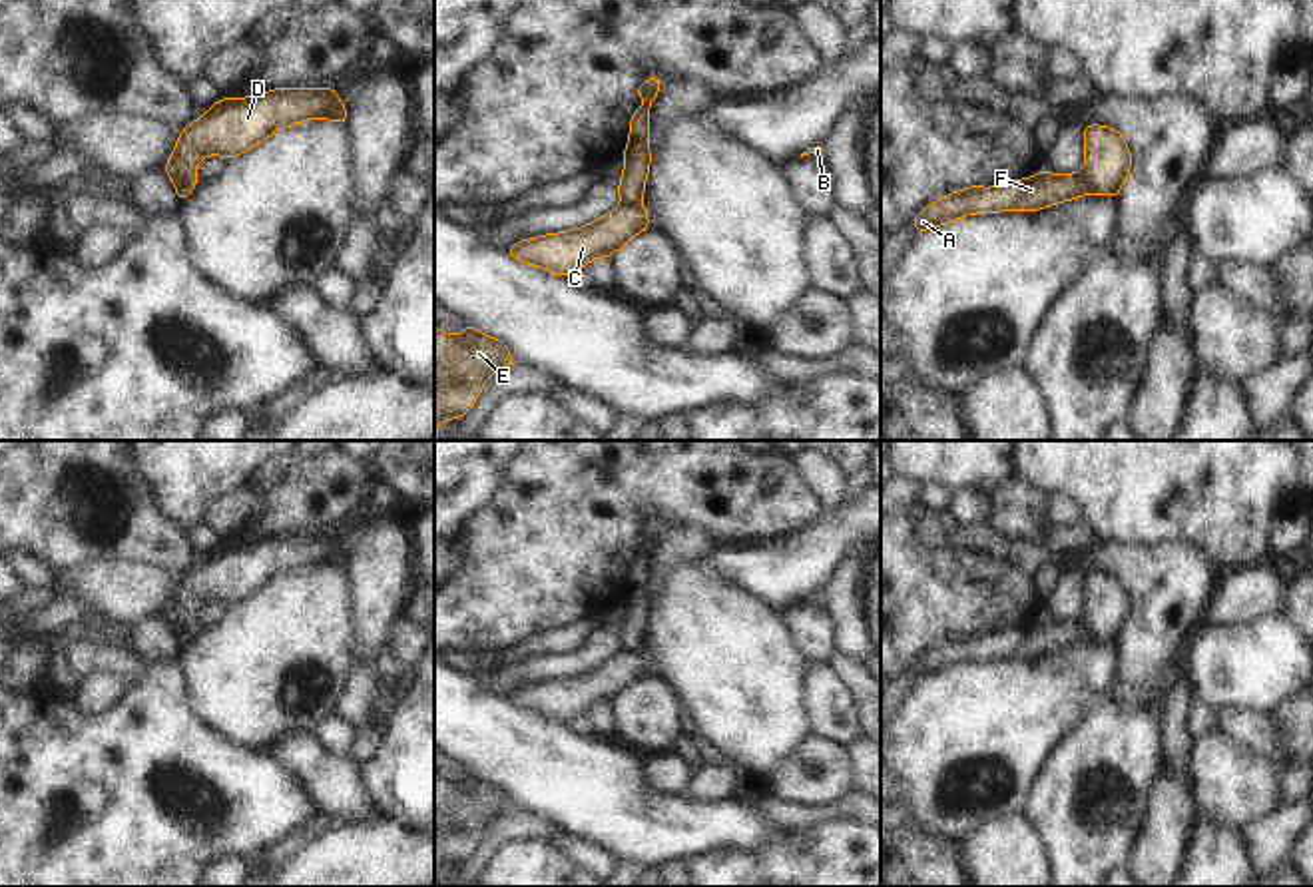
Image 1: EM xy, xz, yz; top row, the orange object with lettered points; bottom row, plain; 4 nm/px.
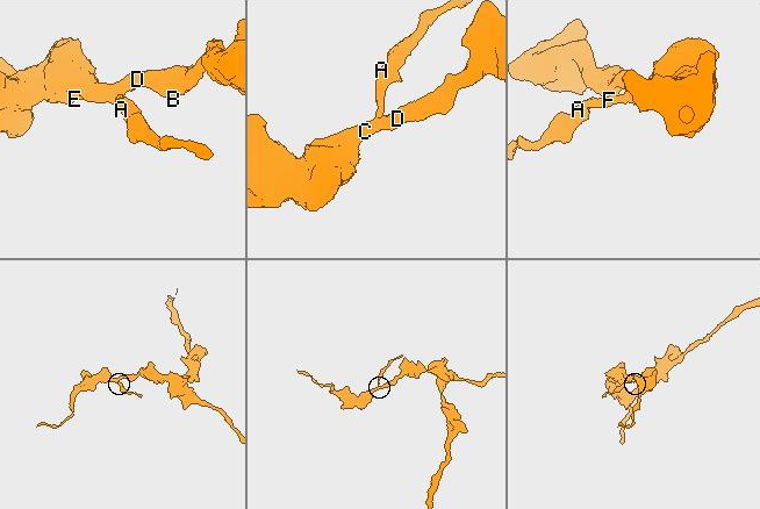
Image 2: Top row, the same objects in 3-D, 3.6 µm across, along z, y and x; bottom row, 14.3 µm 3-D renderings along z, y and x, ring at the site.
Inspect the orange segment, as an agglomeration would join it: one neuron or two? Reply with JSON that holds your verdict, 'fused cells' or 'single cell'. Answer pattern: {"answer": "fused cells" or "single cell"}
{"answer": "fused cells"}

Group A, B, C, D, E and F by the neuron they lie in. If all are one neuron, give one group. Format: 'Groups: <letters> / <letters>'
Groups: A F / B C D E.

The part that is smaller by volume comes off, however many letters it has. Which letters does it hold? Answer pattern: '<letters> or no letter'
A, F

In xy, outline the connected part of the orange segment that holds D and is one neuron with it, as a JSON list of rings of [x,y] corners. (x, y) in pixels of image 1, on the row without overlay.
[[[279,534],[241,546],[221,544],[205,562],[183,574],[163,616],[175,632],[195,634],[195,612],[201,604],[241,602],[275,576],[313,564],[347,570],[347,556],[333,534]]]

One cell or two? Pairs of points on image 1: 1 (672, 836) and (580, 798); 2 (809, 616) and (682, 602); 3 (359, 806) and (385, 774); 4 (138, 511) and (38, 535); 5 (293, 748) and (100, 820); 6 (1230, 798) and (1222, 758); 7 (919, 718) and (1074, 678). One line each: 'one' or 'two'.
1: one
2: two
3: two
4: one
5: two
6: one
7: one

